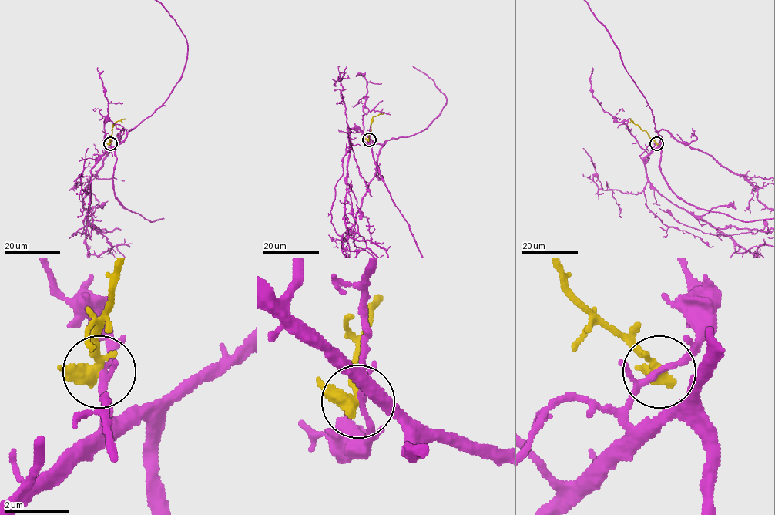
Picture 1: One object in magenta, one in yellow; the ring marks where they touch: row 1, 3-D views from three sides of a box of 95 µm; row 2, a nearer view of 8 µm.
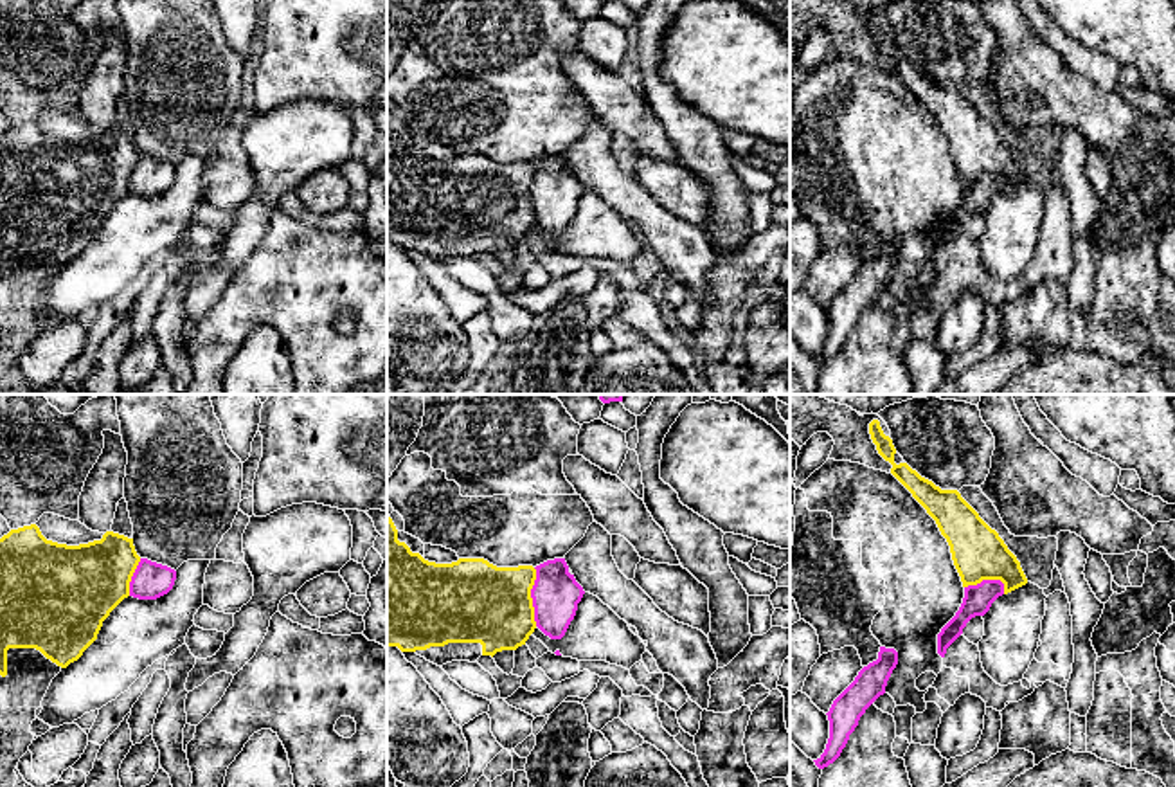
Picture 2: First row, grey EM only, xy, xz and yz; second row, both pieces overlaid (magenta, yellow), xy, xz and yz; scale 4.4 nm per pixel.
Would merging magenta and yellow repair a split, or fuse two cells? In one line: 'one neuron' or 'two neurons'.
two neurons

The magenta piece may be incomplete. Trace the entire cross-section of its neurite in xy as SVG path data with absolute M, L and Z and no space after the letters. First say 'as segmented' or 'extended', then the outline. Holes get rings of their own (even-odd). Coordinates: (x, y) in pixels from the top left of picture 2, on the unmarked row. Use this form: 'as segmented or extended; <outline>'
as segmented; M140 155L130 178L130 193L139 196L157 196L173 185L175 176L175 166Z

